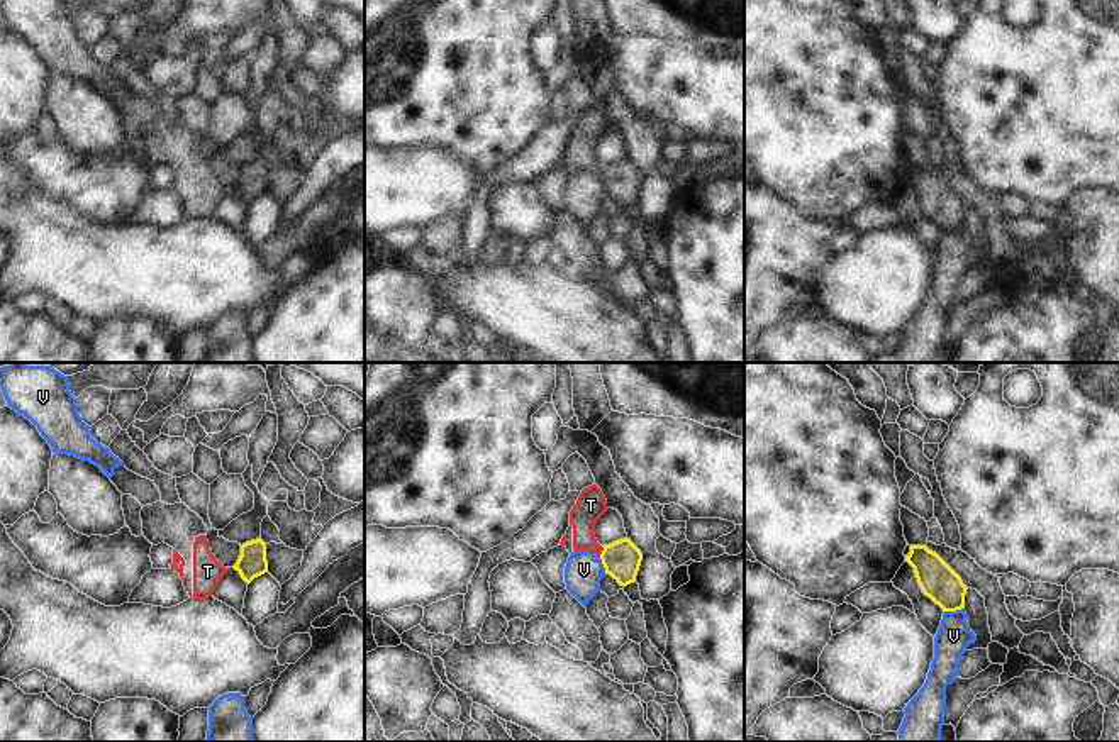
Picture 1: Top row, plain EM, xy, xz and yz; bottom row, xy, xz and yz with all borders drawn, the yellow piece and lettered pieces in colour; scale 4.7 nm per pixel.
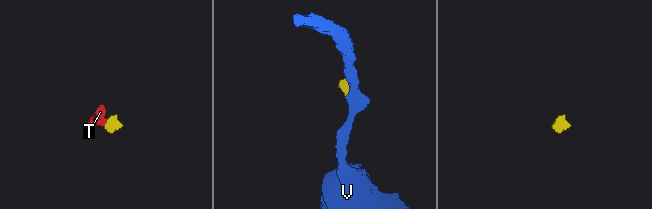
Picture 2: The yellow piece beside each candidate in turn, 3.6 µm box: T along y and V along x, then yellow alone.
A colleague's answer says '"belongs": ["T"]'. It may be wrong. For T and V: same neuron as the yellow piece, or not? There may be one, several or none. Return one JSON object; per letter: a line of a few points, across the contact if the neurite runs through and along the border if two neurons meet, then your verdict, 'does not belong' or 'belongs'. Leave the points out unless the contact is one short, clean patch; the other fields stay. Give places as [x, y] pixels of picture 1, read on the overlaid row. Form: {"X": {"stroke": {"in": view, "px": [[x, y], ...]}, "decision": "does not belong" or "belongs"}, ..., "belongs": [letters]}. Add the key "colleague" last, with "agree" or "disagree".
{"T": {"stroke": {"in": "xz", "px": [[621, 559], [602, 551], [587, 537], [590, 505]]}, "decision": "belongs"}, "V": {"stroke": {"in": "yz", "px": [[963, 607], [945, 612]]}, "decision": "does not belong"}, "belongs": ["T"], "colleague": "agree"}

